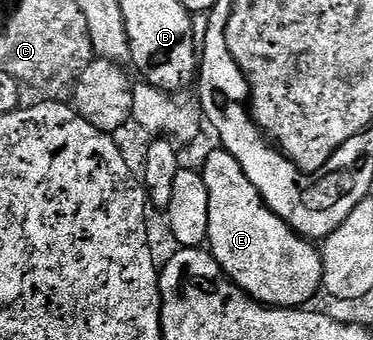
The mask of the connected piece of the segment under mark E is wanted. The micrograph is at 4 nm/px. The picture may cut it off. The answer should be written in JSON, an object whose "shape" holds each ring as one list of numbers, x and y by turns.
{"shape":[[215,148,200,166,204,184,208,184,208,249,220,268,245,294,256,302,275,308,302,308,317,296,322,284,322,251,311,239,297,234,285,220,270,211,262,193,244,176,244,168,227,150]]}

